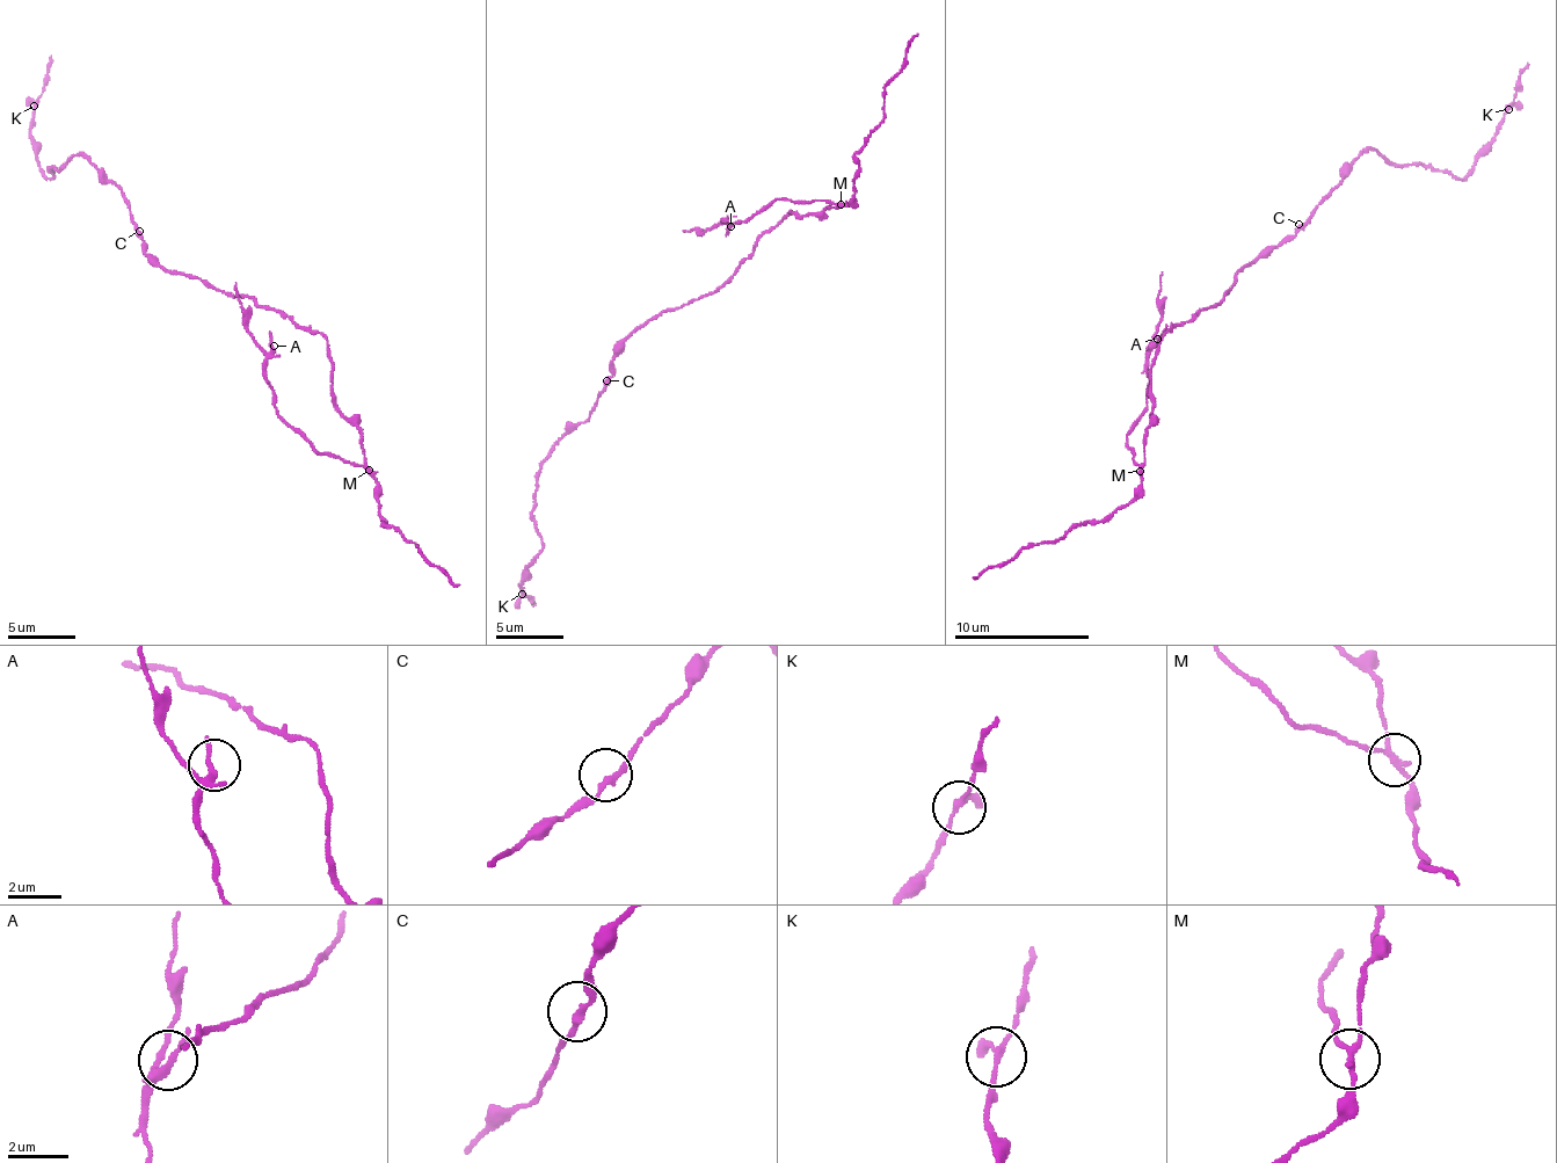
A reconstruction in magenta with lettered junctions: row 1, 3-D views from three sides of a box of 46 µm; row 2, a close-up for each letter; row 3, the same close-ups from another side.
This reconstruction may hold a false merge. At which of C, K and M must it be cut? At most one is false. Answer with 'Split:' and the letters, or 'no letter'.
Split: M

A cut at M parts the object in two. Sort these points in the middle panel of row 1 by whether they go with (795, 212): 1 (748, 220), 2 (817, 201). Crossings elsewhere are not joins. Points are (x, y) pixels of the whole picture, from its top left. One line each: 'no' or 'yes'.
1: no
2: no

